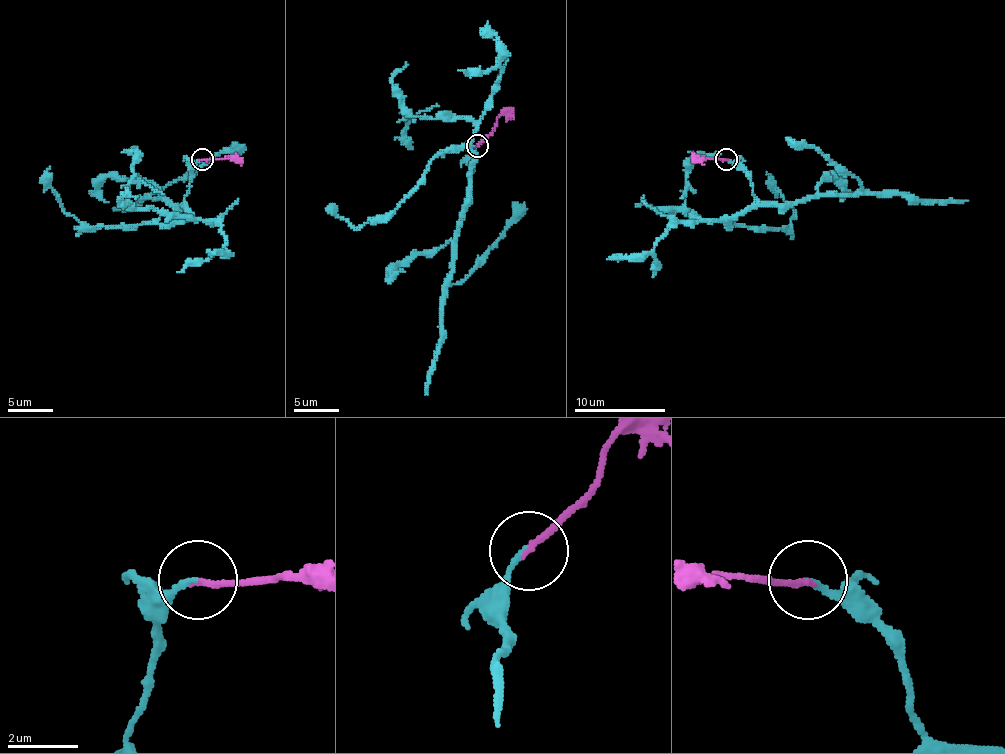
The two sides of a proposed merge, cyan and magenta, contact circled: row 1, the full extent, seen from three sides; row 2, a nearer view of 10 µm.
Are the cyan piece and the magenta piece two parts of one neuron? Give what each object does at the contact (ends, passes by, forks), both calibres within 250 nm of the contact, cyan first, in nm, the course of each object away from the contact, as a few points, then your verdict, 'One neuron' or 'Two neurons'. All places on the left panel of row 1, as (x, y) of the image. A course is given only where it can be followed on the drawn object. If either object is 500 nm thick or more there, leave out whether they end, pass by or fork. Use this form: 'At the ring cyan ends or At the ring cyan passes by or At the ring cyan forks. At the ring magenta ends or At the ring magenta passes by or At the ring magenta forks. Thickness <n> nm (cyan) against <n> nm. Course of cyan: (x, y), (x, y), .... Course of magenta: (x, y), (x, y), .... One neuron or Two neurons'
At the ring cyan ends. At the ring magenta ends. Thickness 140 nm (cyan) against 170 nm. Course of cyan: (201, 160), (193, 167), (183, 202), (177, 206), (150, 196), (184, 179), (218, 153), (236, 152), (244, 144). Course of magenta: (201, 160), (230, 158), (243, 162). One neuron

